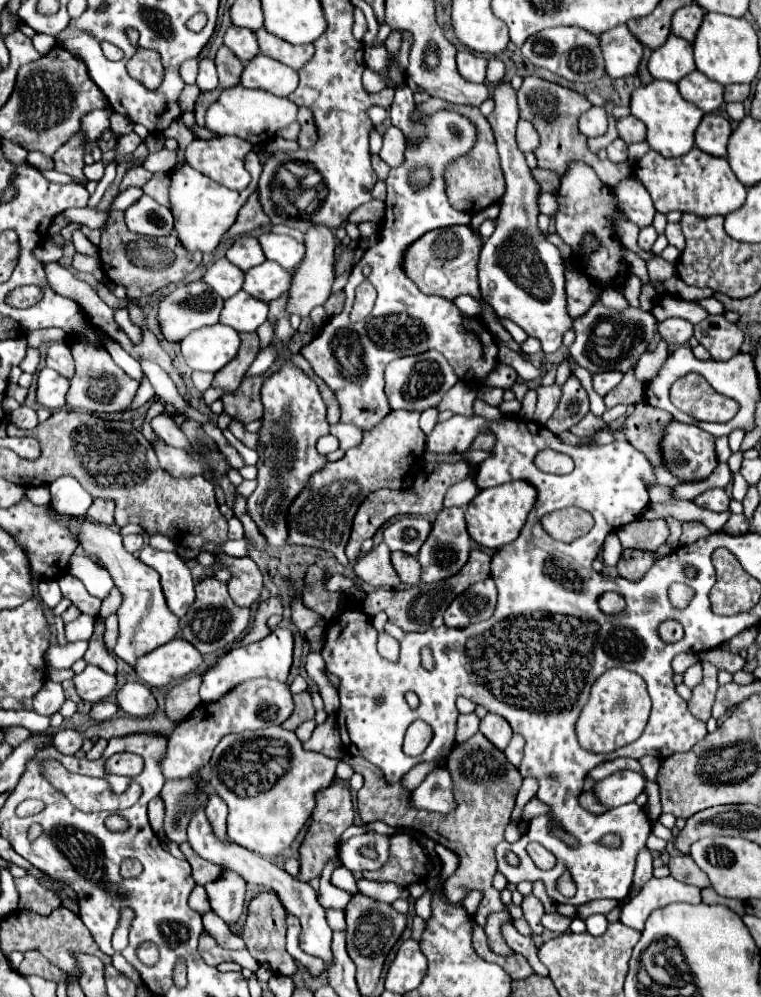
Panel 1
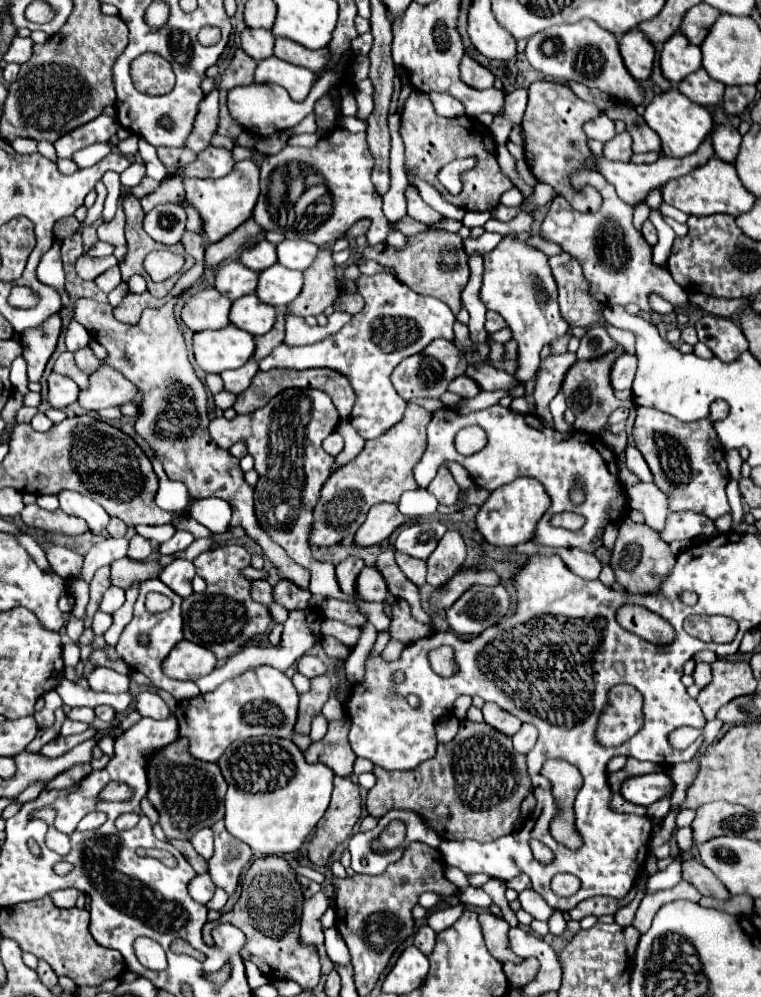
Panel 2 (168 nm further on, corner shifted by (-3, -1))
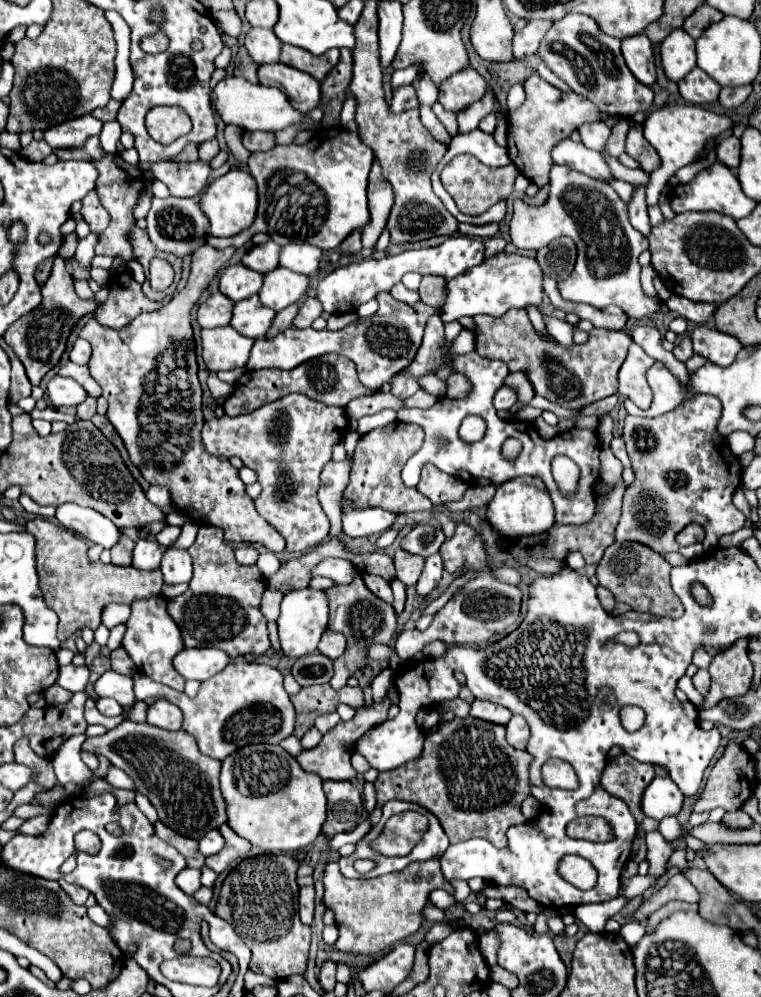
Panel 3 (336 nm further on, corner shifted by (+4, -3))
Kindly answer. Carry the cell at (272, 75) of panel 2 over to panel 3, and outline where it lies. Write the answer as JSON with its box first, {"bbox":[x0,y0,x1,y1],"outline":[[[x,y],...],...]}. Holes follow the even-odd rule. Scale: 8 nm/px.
{"bbox":[258,62,320,114],"outline":[[[282,62],[262,64],[258,68],[258,78],[262,86],[280,88],[290,104],[304,114],[320,104],[320,82],[292,66],[286,66]]]}

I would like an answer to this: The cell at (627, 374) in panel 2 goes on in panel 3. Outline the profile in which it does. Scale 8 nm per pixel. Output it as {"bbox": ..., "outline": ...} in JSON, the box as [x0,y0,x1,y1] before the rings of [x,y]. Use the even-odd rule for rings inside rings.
{"bbox":[618,342,654,408],"outline":[[[636,342],[630,346],[628,356],[624,360],[624,364],[620,366],[618,372],[618,380],[620,380],[620,388],[618,394],[630,398],[632,402],[636,402],[640,408],[648,408],[650,406],[650,398],[652,392],[646,384],[646,370],[654,364],[654,358],[650,358]]]}

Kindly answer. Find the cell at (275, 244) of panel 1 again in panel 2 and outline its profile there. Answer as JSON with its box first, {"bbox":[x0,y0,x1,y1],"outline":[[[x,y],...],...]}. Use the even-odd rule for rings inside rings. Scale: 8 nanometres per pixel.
{"bbox":[277,240,319,270],"outline":[[[283,240],[277,246],[279,262],[291,270],[307,270],[317,258],[319,246],[305,240]]]}

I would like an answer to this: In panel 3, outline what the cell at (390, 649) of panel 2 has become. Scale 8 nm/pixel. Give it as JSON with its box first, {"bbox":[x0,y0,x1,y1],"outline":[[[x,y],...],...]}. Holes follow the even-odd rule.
{"bbox":[296,694,390,780],"outline":[[[386,694],[380,702],[372,702],[372,704],[364,704],[360,708],[356,708],[356,716],[348,722],[340,722],[336,724],[332,730],[328,730],[320,744],[312,750],[302,750],[296,760],[298,764],[306,770],[306,772],[314,772],[318,776],[322,776],[322,780],[352,780],[356,776],[354,768],[350,766],[350,756],[352,756],[352,748],[354,748],[354,742],[368,730],[372,728],[374,724],[380,724],[388,718],[388,708],[390,708],[390,696]]]}

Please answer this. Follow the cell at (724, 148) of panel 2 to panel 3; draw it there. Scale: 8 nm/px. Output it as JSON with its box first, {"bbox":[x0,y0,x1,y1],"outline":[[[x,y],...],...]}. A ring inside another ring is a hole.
{"bbox":[716,136,740,168],"outline":[[[728,136],[724,138],[718,146],[716,146],[716,158],[726,164],[728,168],[738,168],[740,164],[740,140],[736,136]]]}

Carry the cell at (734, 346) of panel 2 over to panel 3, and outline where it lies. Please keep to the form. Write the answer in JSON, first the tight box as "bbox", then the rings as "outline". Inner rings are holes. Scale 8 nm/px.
{"bbox":[692,324,742,366],"outline":[[[700,324],[694,328],[692,342],[694,342],[696,354],[708,358],[712,364],[718,364],[718,366],[730,366],[736,354],[742,350],[742,344],[734,336],[724,334],[706,324]]]}

